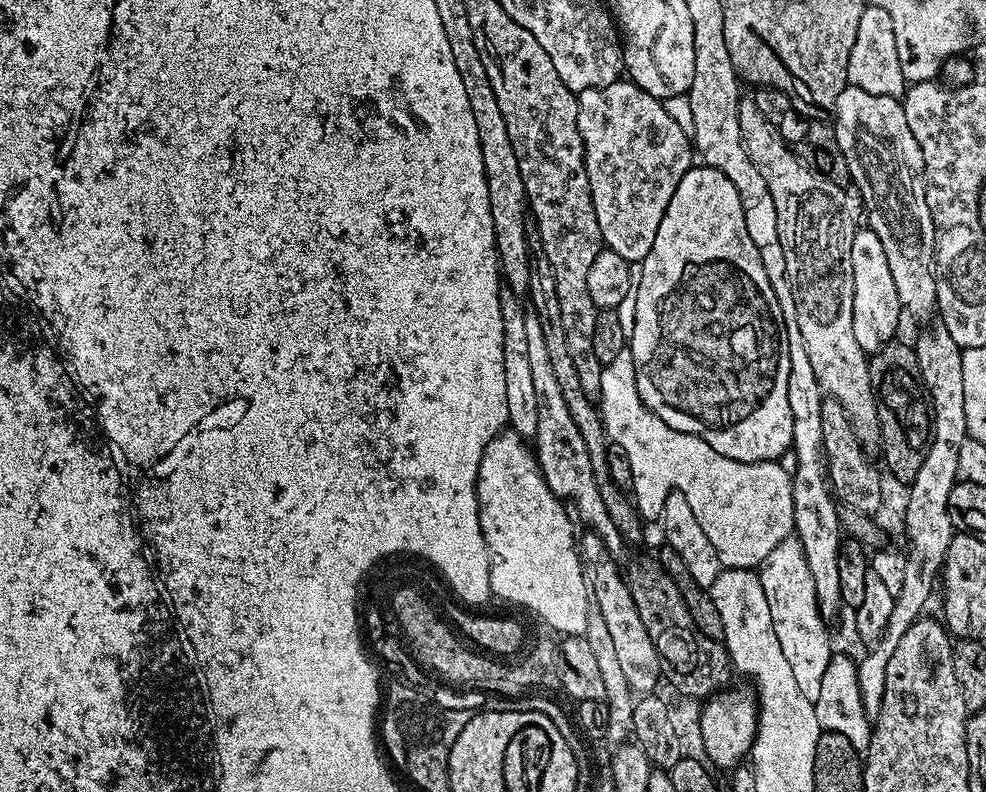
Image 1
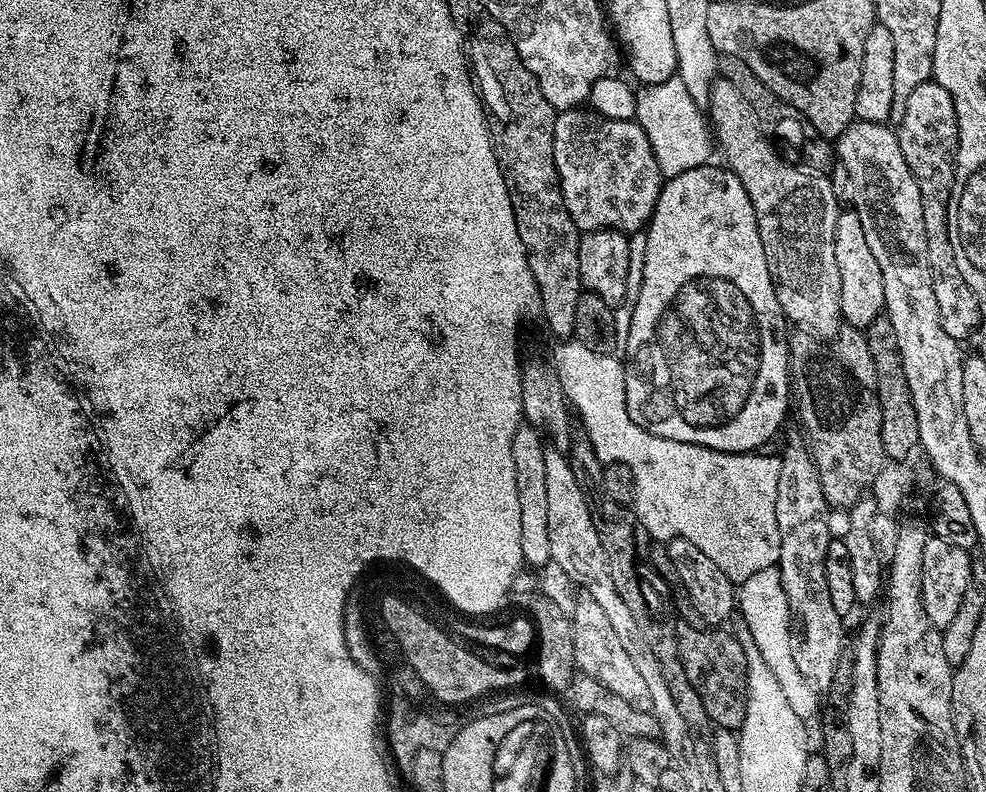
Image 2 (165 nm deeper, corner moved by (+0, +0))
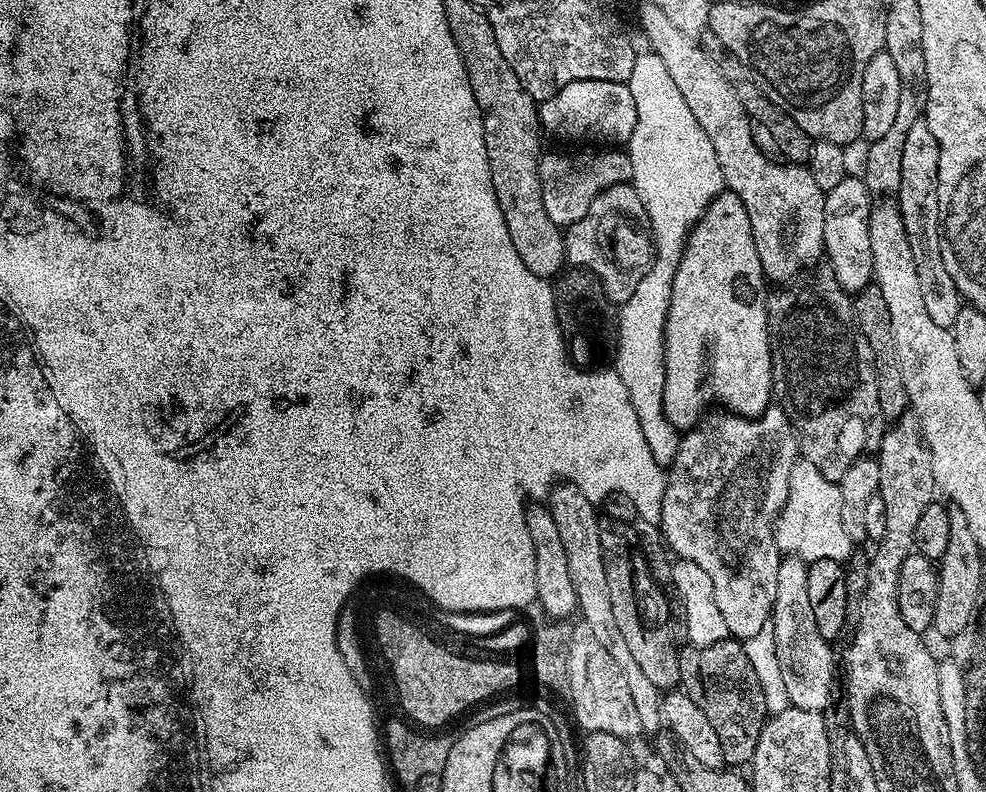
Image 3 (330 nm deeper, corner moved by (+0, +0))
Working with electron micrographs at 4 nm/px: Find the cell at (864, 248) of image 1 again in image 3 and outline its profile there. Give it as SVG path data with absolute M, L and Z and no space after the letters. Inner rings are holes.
M849 174L834 186L834 190L824 193L824 256L827 267L834 270L838 286L850 294L863 290L873 283L872 255L870 254L870 226L868 219L874 203L873 193L868 191L859 175Z

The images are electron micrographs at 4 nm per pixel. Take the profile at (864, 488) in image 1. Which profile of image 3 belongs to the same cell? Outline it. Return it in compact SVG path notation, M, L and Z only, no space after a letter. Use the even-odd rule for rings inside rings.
M813 267L808 278L805 284L780 286L772 290L776 292L767 293L772 390L779 407L792 420L796 439L800 441L799 455L814 462L814 466L818 466L826 478L838 482L860 457L879 453L886 421L878 402L878 382L870 346L866 338L862 338L862 330L858 330L856 316L852 313L853 297L842 290L842 286L838 286L838 278L834 278L832 268Z

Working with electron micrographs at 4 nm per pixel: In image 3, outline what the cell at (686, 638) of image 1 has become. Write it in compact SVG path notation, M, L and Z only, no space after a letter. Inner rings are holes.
M729 638L714 642L714 646L684 646L679 653L682 690L694 702L694 706L706 714L710 726L714 726L718 742L722 742L725 765L751 765L758 738L770 713L762 694L762 682L758 682L758 674L754 674L754 666L750 666L750 658L746 658L743 643Z

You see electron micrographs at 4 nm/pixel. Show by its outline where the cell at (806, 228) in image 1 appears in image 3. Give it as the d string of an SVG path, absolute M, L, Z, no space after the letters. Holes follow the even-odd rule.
M644 2L640 8L640 28L648 39L647 47L662 58L670 78L678 86L682 98L686 98L686 106L698 118L698 126L706 130L706 138L714 142L714 154L718 154L718 166L722 166L722 174L727 191L738 194L742 198L742 206L746 206L746 215L750 217L750 234L754 234L754 250L758 250L758 258L762 262L762 270L773 285L784 286L795 281L799 272L807 273L813 266L821 263L824 256L824 191L814 182L807 167L796 164L775 164L768 156L760 153L756 140L752 137L753 121L742 106L734 86L726 82L722 70L710 59L696 36L686 34L666 18L658 6Z

